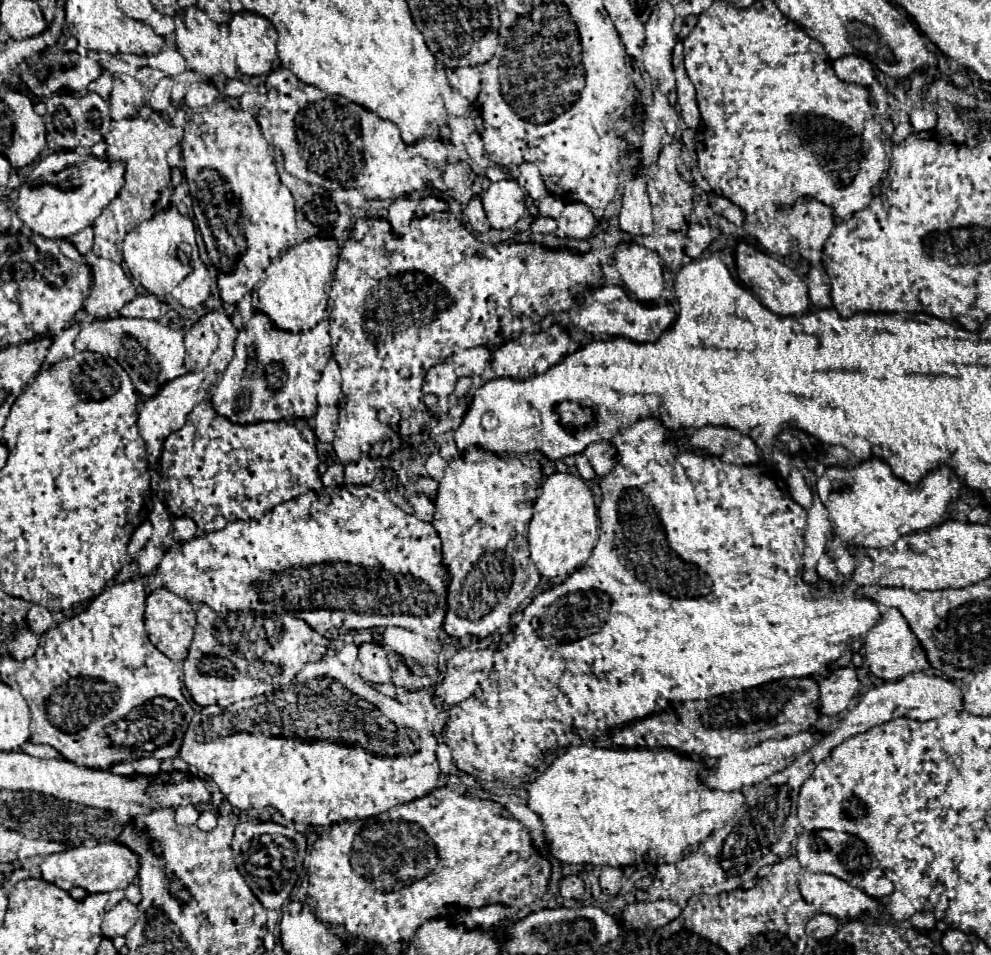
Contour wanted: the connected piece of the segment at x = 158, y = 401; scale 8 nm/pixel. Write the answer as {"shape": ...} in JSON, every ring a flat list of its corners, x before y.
{"shape":[[186,372,186,374,178,376,176,380,170,380,156,396,148,398,142,404,142,408,138,412,138,430,140,430,140,438,146,444,150,466,158,466,162,444,164,444,166,436,176,432,178,428,182,428,186,424,186,418,188,418,190,410,206,398,206,392,210,390,210,386,212,386,212,378,208,378,206,374]]}

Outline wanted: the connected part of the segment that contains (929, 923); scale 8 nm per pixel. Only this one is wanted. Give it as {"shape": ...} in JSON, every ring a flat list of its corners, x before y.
{"shape":[[918,912,918,914,912,918,912,924,914,924,916,928,920,928,920,930,932,930,932,928,936,926,936,920,934,920,934,916,928,914,928,912]]}

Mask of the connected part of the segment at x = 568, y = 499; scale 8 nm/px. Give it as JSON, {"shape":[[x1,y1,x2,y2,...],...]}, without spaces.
{"shape":[[552,474,540,486,534,516,528,530,528,552,544,578,564,576,574,572,590,554,598,540,598,512,588,486,570,474]]}

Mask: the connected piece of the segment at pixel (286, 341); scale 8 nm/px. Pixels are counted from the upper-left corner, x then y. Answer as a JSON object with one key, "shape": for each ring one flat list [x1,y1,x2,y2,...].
{"shape":[[252,314,246,322,244,328,238,334,236,346,234,346,234,358,230,366,218,376,212,392,210,392,210,404,212,410,218,416,224,416,226,420,234,424,254,424,254,422,276,422,284,418,310,418,316,408,316,392,318,392,318,380,320,374,332,356,332,344,328,336,328,320,322,320,318,326,314,326,308,332,292,334,292,332,282,332,276,330,264,316]]}

